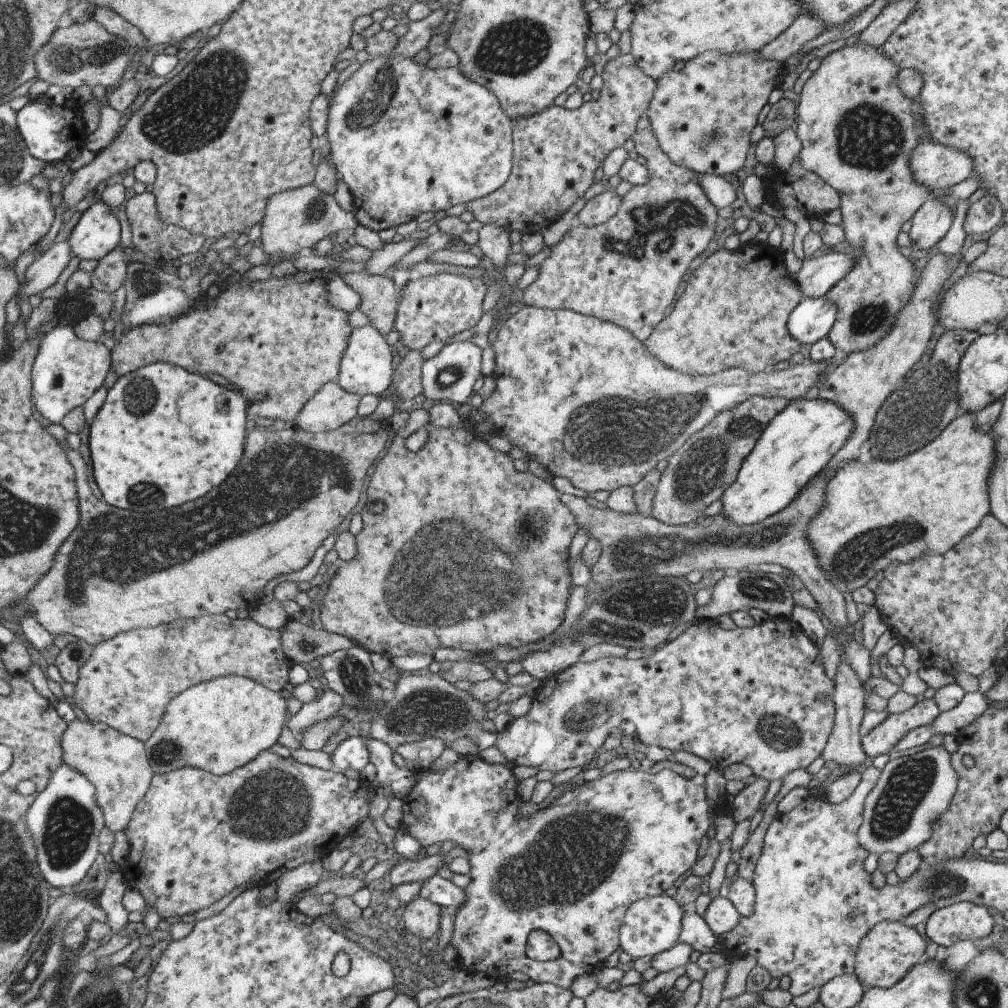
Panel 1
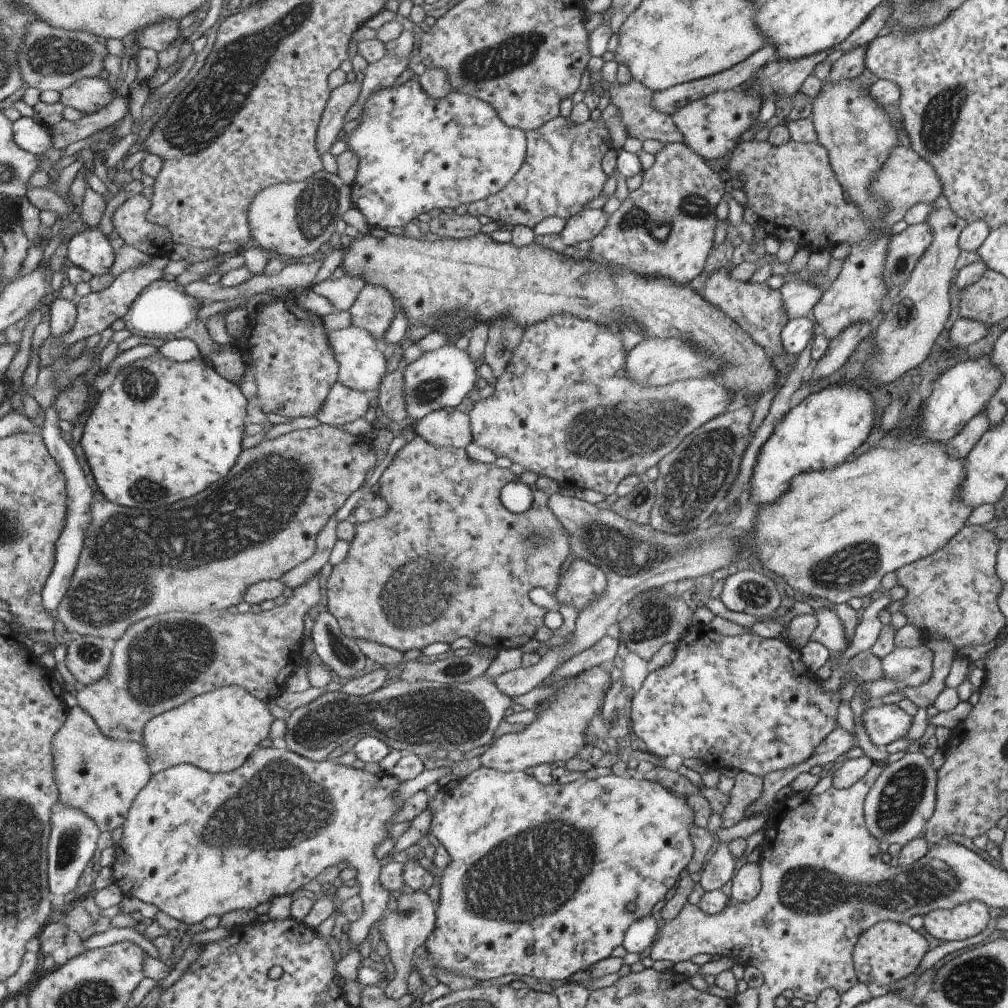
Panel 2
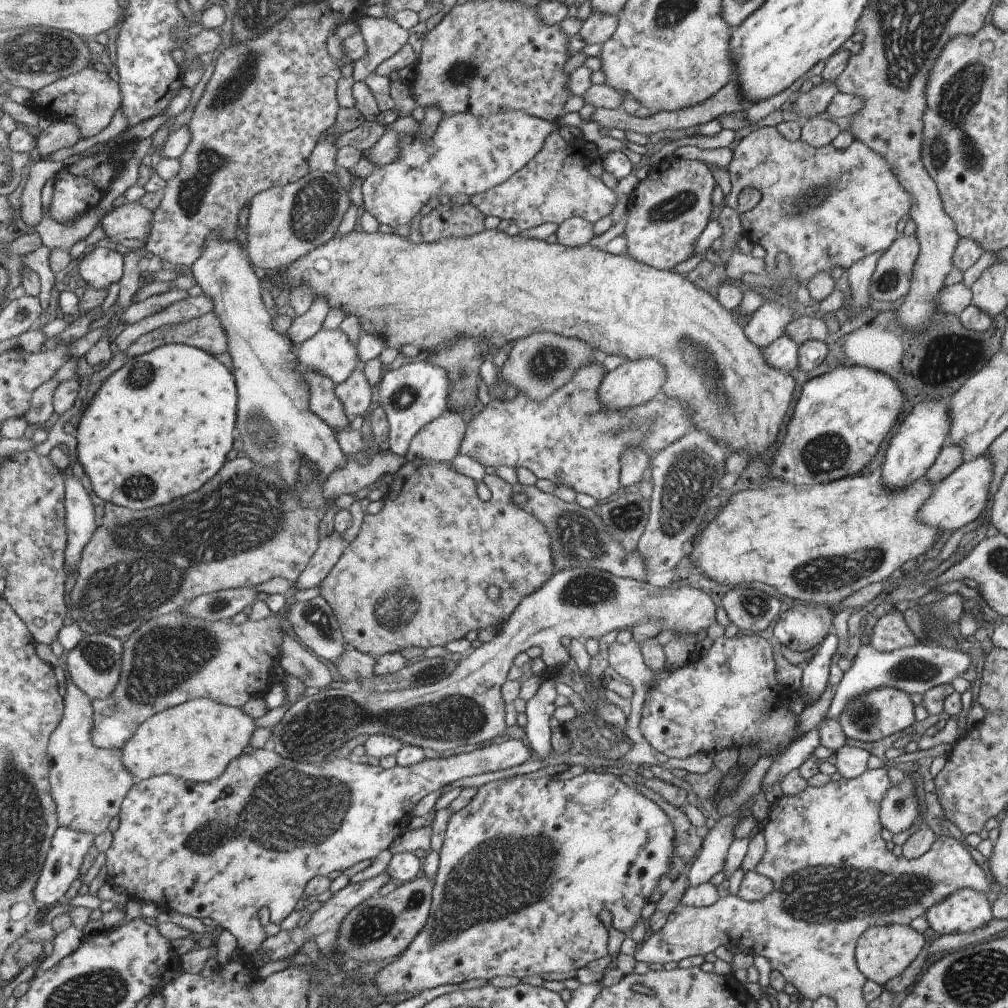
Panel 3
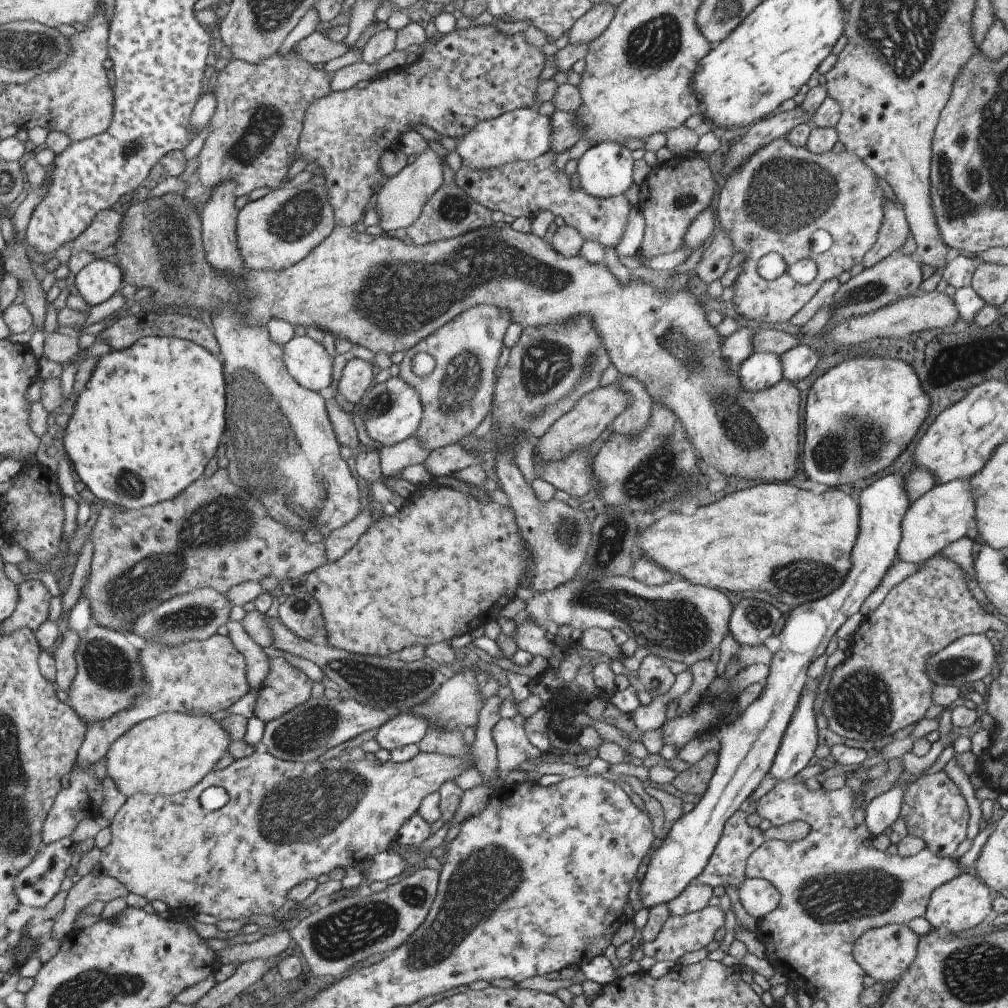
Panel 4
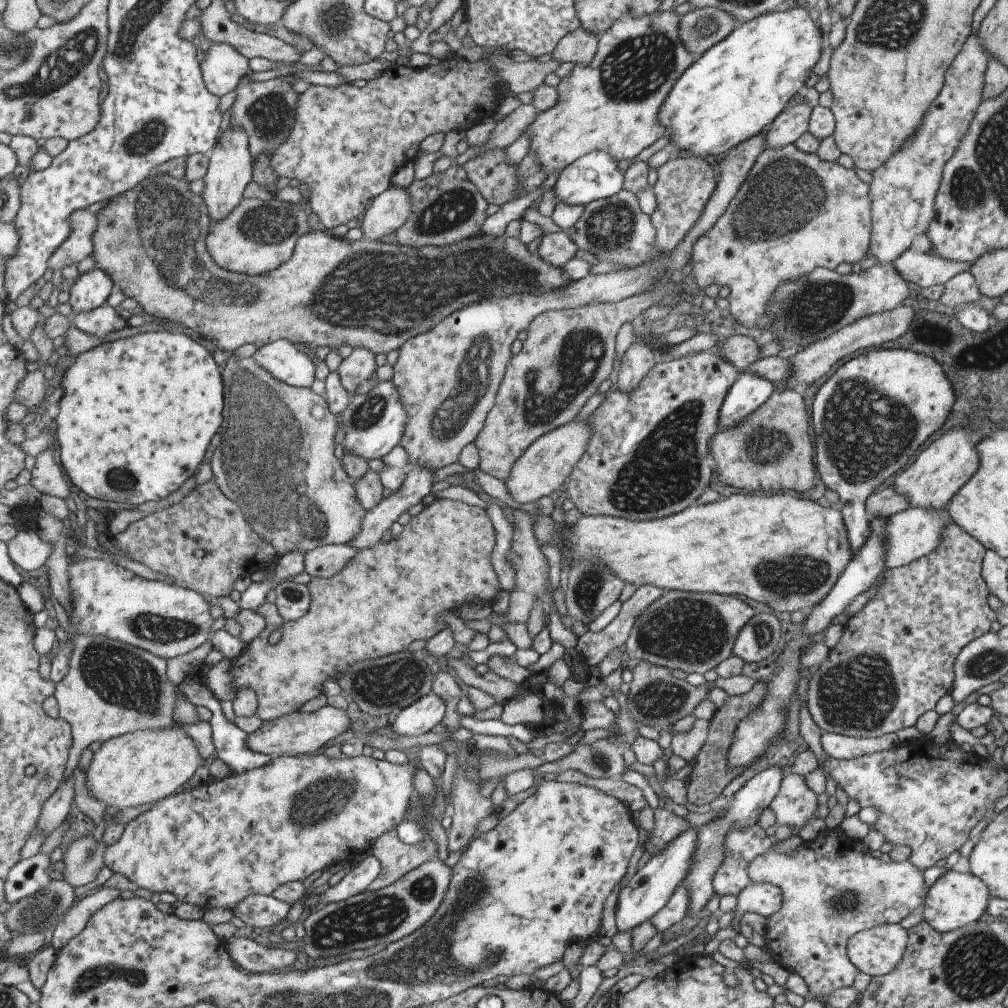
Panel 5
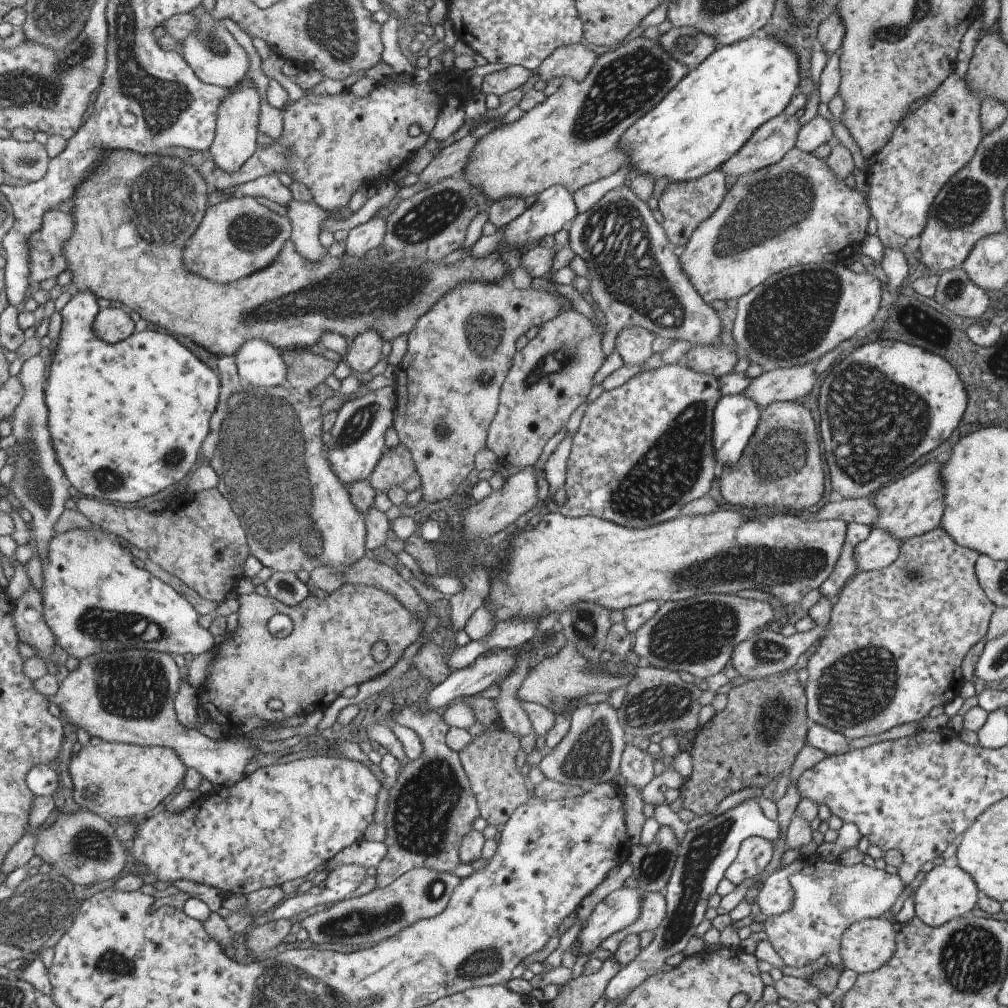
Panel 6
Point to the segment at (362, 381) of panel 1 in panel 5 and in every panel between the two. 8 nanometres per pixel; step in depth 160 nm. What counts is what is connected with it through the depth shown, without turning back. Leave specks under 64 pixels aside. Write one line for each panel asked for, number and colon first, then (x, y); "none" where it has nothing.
2: (361, 365)
3: (328, 352)
4: (307, 362)
5: (280, 359)

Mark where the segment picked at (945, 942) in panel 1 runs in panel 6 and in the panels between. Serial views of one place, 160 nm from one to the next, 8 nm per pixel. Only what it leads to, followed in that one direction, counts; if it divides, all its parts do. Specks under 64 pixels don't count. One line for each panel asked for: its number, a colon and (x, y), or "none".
2: (962, 921)
3: (964, 910)
4: (959, 904)
5: (954, 900)
6: (944, 894)

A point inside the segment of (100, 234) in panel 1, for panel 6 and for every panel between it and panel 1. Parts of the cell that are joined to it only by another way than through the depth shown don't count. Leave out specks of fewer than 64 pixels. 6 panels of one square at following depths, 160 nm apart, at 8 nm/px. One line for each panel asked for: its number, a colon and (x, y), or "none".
2: (90, 250)
3: (99, 268)
4: (102, 278)
5: (90, 291)
6: (126, 419)

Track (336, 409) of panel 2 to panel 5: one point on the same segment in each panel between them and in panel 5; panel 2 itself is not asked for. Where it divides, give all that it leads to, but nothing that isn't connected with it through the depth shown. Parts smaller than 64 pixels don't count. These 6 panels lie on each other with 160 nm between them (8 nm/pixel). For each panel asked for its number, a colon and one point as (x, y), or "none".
3: (356, 396)
4: (357, 375)
5: (357, 367)

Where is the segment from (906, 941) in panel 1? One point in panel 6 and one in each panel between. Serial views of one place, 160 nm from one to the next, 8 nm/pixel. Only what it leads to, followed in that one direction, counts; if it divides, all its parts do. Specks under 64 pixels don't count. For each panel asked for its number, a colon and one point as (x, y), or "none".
2: (887, 951)
3: (882, 952)
4: (883, 953)
5: (876, 951)
6: (866, 945)

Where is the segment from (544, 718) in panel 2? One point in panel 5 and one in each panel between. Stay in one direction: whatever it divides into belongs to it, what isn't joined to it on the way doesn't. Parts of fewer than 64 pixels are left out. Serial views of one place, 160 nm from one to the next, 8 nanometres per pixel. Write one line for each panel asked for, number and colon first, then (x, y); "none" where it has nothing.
3: (251, 838)
4: (242, 859)
5: (251, 833)

